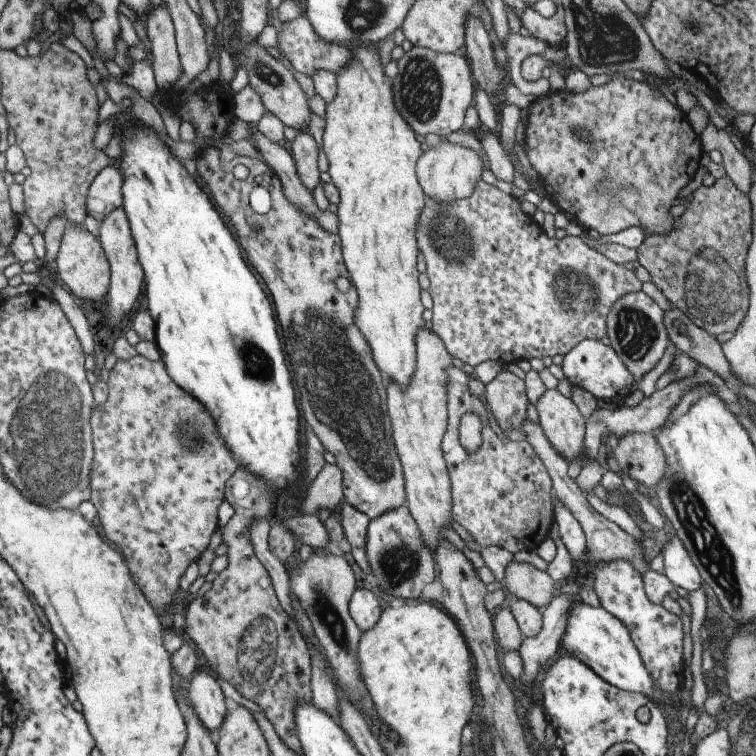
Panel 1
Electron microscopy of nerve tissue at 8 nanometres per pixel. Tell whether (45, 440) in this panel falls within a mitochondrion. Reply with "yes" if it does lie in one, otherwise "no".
yes

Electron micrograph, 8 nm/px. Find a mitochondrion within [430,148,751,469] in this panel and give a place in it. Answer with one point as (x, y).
(709, 285)

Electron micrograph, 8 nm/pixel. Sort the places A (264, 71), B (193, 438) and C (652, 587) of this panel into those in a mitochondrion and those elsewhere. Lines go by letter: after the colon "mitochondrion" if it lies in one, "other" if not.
A: mitochondrion
B: mitochondrion
C: other

